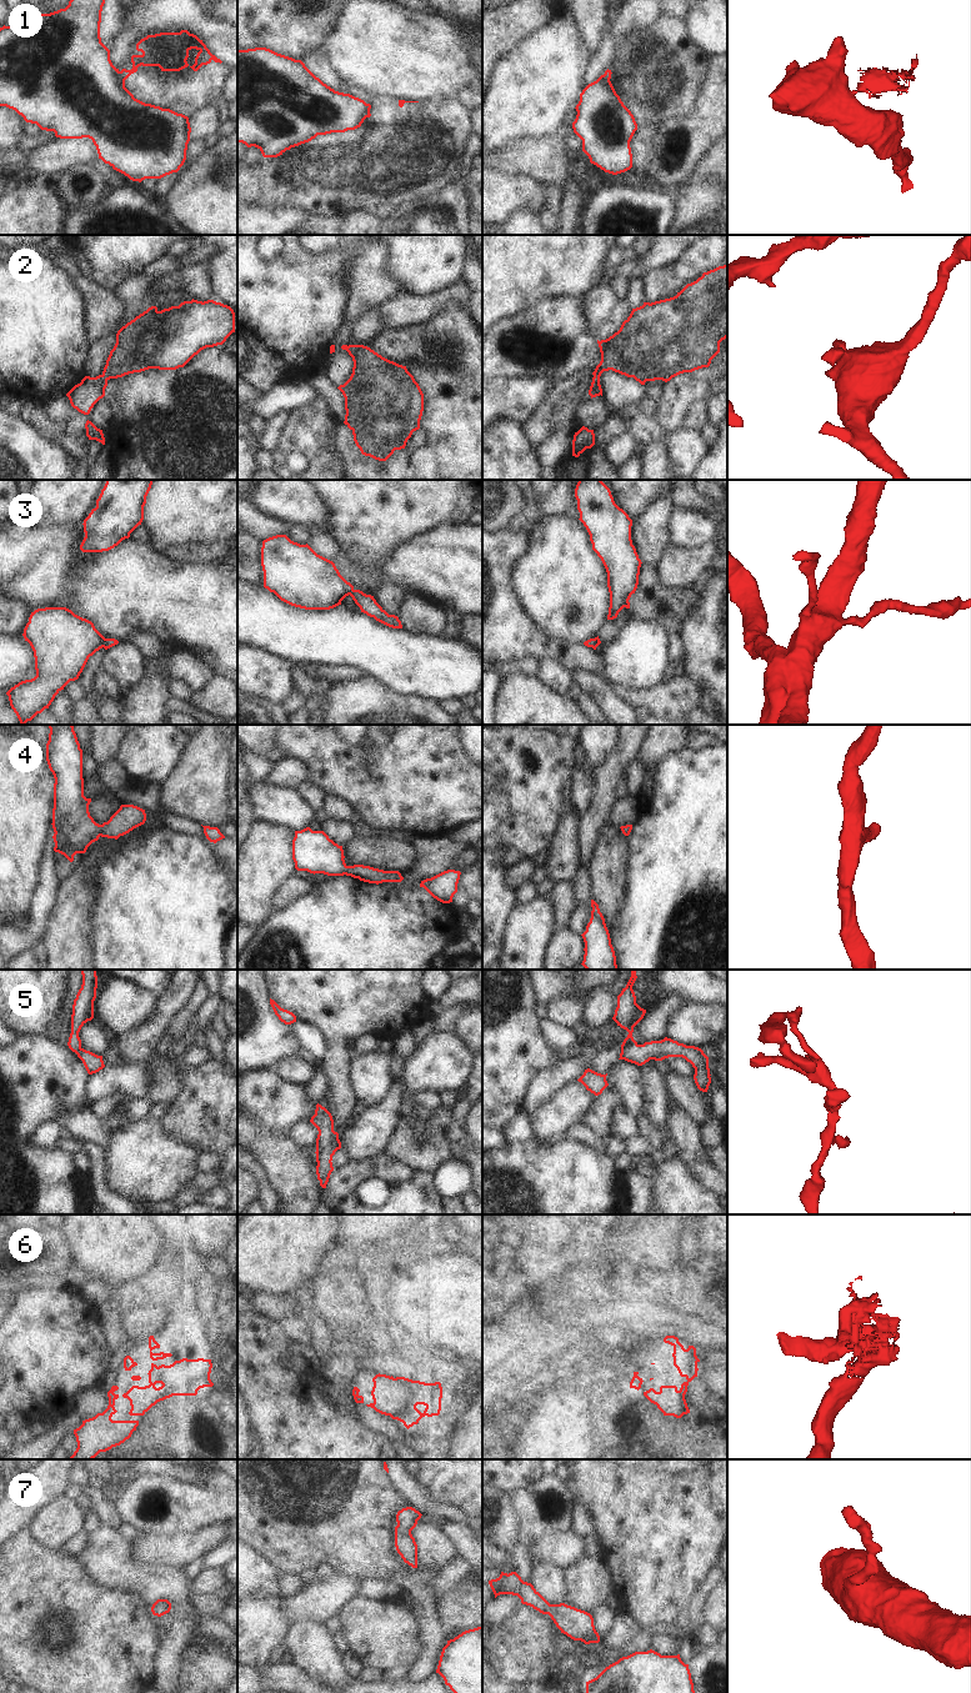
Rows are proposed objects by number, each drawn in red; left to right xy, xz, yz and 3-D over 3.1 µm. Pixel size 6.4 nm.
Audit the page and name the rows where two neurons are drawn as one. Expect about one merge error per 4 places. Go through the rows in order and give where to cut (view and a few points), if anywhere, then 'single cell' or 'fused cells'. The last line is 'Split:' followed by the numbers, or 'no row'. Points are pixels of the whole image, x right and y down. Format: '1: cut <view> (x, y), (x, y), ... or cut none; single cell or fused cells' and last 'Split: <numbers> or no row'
1: cut xy (119, 71), (120, 80), (124, 84); fused cells
2: cut none; single cell
3: cut none; single cell
4: cut none; single cell
5: cut xz (325, 1108), (321, 1121), (316, 1127); fused cells
6: cut none; single cell
7: cut none; single cell
Split: 1, 5

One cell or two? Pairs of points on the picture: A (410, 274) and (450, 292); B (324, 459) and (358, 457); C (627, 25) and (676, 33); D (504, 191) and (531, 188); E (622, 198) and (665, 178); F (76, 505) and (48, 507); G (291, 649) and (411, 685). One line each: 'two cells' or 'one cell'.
A: two cells
B: two cells
C: two cells
D: one cell
E: two cells
F: one cell
G: one cell

